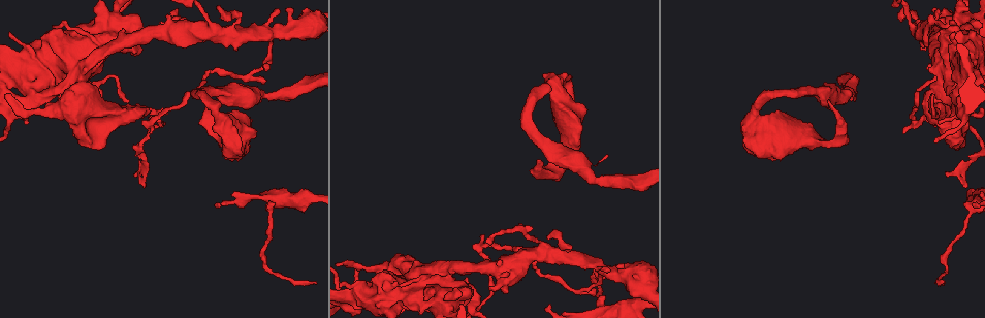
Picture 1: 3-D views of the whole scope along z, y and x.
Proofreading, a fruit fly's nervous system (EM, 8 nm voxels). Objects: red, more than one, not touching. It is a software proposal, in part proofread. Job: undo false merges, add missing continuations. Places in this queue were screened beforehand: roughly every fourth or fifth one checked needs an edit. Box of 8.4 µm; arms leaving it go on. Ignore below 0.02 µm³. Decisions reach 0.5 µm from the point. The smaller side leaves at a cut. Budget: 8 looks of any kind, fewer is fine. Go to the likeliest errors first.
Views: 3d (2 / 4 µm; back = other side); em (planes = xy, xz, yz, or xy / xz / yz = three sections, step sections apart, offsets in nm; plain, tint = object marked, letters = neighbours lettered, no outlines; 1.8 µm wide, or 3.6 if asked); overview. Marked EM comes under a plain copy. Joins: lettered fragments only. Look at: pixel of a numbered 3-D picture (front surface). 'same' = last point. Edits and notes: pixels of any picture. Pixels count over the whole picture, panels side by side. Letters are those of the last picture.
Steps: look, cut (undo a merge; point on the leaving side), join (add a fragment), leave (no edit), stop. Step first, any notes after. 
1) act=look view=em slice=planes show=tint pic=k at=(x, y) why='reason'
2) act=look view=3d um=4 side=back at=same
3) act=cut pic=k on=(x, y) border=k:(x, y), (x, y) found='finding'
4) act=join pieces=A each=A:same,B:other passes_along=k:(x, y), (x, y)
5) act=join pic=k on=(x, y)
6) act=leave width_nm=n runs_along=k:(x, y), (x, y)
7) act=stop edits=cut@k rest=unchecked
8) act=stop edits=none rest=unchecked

act=look view=em slice=planes show=letters pic=1 at=(209, 34) why='small branch off a trunk'

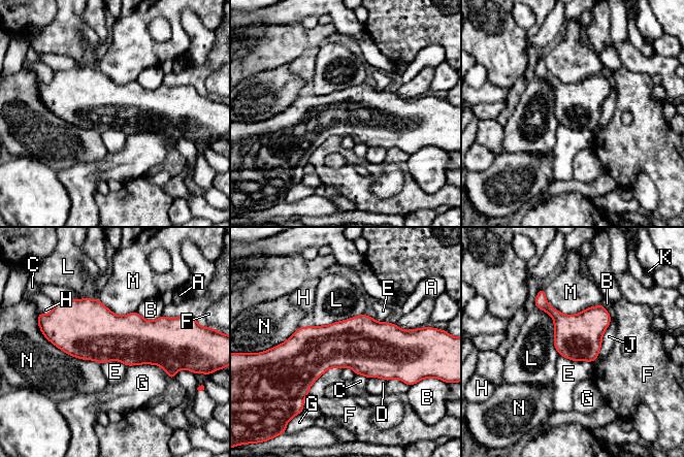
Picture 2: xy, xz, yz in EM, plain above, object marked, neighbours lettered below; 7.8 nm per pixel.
act=leave longest_contact=N:500nm each=A:other,B:other,C:other,D:other,E:other,F:other,G:other,H:other,J:other,K:other,L:other,M:other,N:other border=2:(559, 354), (591, 363) found='all the same neuron'

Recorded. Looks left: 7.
act=look view=em slice=yz step=8 show=tint pic=1 at=(538, 160) why='an open end'

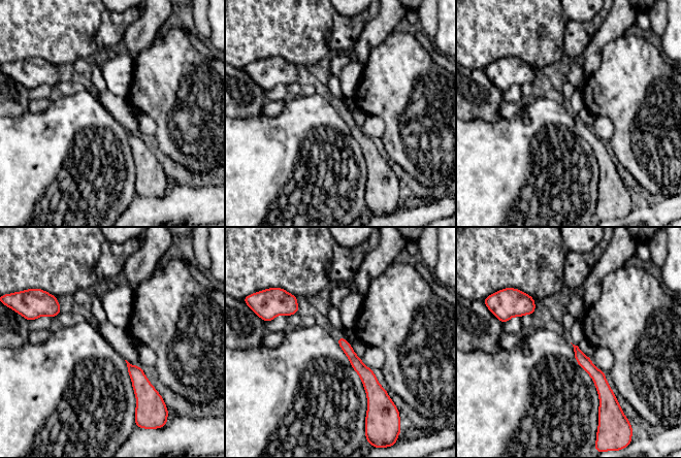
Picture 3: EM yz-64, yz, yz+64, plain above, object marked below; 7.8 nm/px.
act=look view=em slice=xy step=8 show=letters at=same

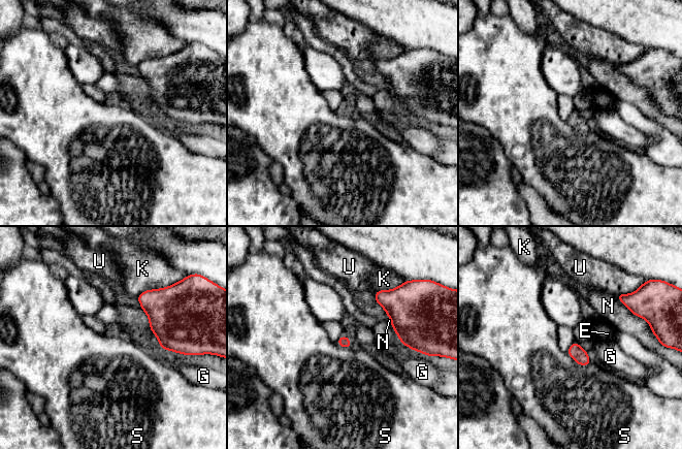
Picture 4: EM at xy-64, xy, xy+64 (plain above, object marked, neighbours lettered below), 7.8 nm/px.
act=leave each=E:other,G:other,K:other,N:other,S:other,U:other found='no lettered fragment goes on from it'

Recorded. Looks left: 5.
act=look view=3d um=2 pic=1 at=(152, 133) why='thin end'

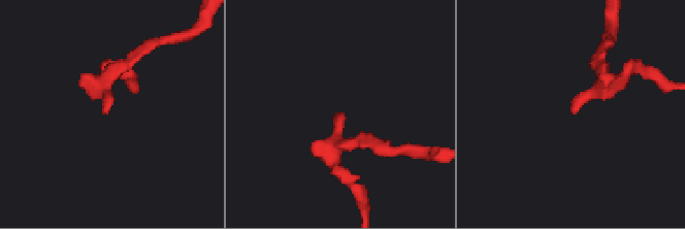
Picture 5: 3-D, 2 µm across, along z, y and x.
act=look view=em slice=xy step=8 show=letters pic=5 at=(571, 111) why='need the tissue'

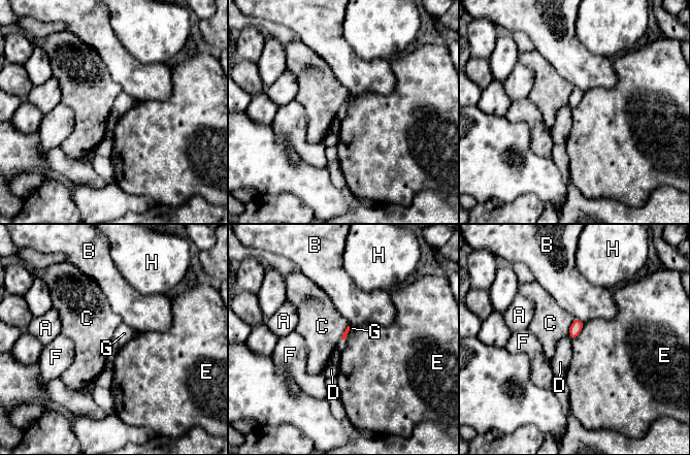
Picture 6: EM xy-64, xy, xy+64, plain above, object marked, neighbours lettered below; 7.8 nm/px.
act=look view=em slice=planes show=letters at=same why='cut it another way'

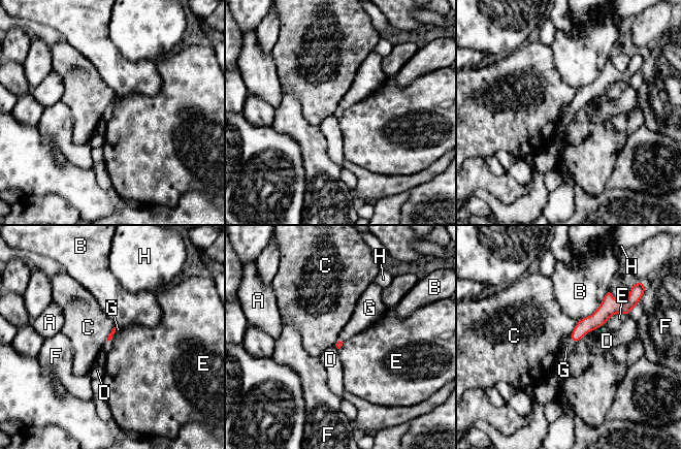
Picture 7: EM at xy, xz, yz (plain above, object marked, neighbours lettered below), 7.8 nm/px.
act=leave each=A:other,B:other,C:other,D:other,E:other,F:other,G:other,H:other runs_along=7:(624, 309), (608, 309), (574, 338) found='none of them fits'

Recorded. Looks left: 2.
act=stop edits=none rest=unchecked

